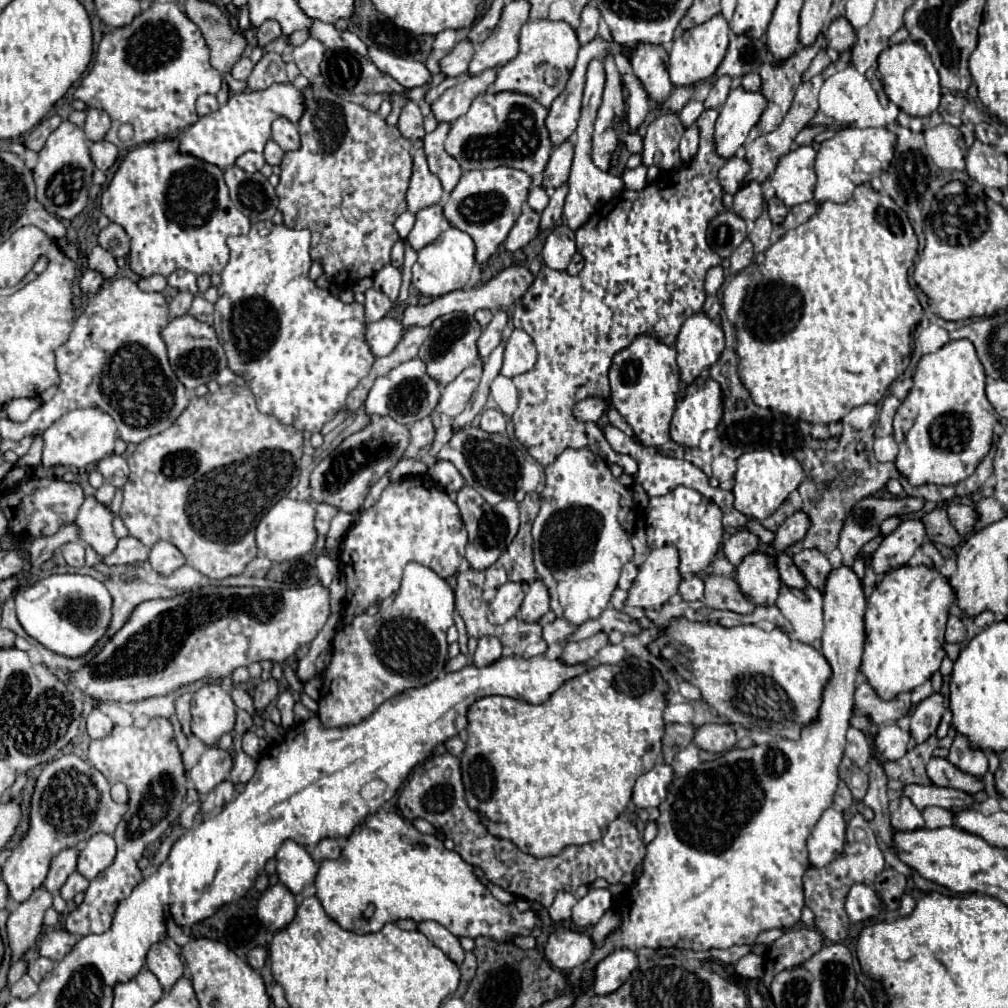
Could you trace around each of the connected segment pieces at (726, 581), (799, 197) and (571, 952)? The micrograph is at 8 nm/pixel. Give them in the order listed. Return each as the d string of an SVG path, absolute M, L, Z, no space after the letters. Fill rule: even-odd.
M705 576L705 598L703 602L709 608L731 610L737 614L749 614L755 610L755 604L743 596L733 578L723 576Z
M799 146L779 160L771 174L771 184L785 206L791 208L813 200L813 188L817 182L813 162L815 150L811 146Z
M555 930L549 934L545 944L545 960L559 970L569 972L575 966L581 966L589 960L593 952L593 942L587 934L575 930Z

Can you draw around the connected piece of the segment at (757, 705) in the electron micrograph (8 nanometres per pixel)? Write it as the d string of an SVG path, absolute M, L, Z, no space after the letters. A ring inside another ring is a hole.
M673 618L669 626L661 632L661 636L649 644L649 652L661 656L665 664L679 676L683 676L683 670L689 670L691 678L687 682L701 690L705 704L713 708L717 716L727 718L729 724L741 724L743 728L763 730L771 734L777 734L779 730L789 728L793 724L809 724L809 720L817 716L817 708L821 706L821 692L831 676L829 662L813 646L801 644L799 640L791 640L779 628L765 632L753 624L725 628L721 624Z

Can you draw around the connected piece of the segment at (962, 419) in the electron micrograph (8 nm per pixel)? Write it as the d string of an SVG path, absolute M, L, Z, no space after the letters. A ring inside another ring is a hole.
M951 340L933 354L925 354L913 376L913 388L899 406L893 420L893 438L899 446L895 466L911 486L921 484L957 484L971 476L977 464L989 454L993 446L993 426L997 414L985 396L985 372L977 360L975 348L969 340Z

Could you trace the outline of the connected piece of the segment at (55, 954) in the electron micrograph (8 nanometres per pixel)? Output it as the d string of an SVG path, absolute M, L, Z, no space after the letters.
M53 930L53 932L45 934L41 948L39 948L39 954L59 962L65 958L65 954L69 954L73 950L75 944L77 944L77 938L73 934L65 932L65 930Z

